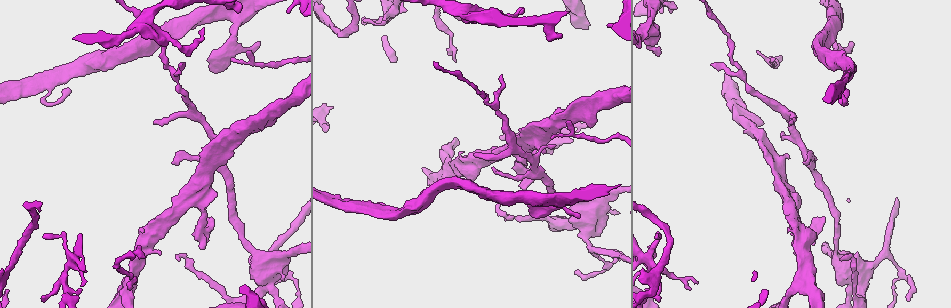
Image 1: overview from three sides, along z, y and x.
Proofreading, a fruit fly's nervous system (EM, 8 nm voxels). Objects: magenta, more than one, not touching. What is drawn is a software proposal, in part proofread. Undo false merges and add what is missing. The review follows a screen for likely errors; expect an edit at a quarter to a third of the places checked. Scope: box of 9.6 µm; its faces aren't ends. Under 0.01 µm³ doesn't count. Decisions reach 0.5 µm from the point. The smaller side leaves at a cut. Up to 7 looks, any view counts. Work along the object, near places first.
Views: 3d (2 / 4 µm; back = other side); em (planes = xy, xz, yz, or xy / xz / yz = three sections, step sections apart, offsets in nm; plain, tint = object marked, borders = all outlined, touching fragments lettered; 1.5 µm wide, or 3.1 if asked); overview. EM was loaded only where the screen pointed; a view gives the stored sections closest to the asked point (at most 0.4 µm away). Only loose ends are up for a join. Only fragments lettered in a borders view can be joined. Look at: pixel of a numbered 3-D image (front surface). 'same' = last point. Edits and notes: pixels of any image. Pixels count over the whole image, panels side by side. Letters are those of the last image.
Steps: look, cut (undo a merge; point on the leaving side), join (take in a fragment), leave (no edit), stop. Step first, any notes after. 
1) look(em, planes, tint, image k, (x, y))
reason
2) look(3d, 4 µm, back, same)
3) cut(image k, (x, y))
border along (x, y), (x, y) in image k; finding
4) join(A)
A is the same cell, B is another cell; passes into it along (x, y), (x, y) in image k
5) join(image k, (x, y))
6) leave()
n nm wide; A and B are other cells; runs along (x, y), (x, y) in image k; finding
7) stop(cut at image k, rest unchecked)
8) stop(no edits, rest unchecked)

look(3d, 4 µm, image 1, (182, 62))
tapers out

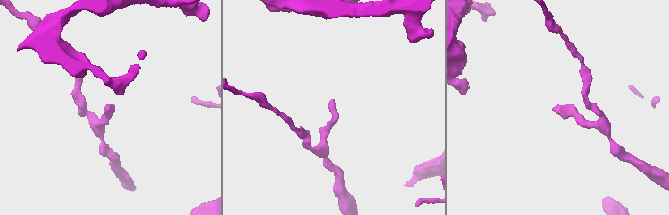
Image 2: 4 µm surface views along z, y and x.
look(em, xy, step 4, tint, image 2, (107, 108))

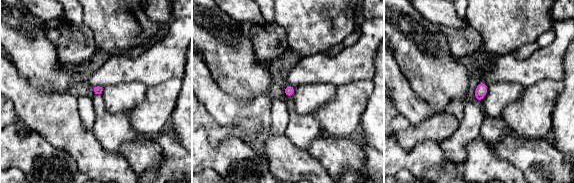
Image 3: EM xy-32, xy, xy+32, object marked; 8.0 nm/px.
look(em, planes, borders, same)
cut it another way

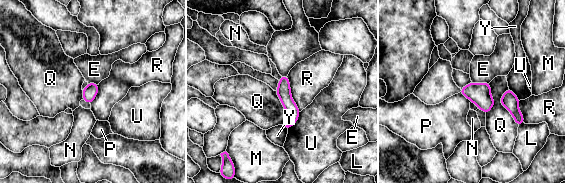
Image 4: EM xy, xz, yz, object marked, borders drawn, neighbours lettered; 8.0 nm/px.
leave()
120 nm wide; E, L, M, N, P, Q, R, U and Y are other cells; none of them fits

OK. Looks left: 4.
look(em, planes, borders, image 1, (206, 150))

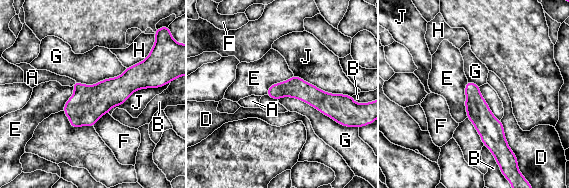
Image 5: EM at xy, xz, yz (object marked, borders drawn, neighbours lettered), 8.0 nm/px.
join(A)
A is the same cell, B, D, E, F, G, H and J are other cells; passes into it along (89, 103), (73, 83), (43, 76) in image 5; the neuron continues

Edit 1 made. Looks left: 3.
look(em, yz, step 8, borders, image 1, (475, 152))
tapers out

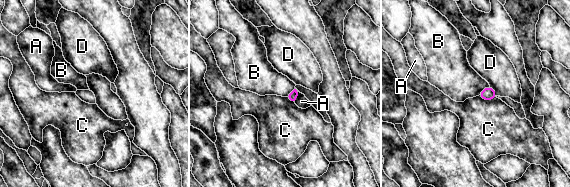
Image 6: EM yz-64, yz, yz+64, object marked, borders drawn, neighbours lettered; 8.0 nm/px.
leave()
A, B, C and D are other cells; border along (489, 85), (484, 87), (477, 95) in image 6; none of them fits

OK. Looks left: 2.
stop(join at image 5, rest unchecked)

